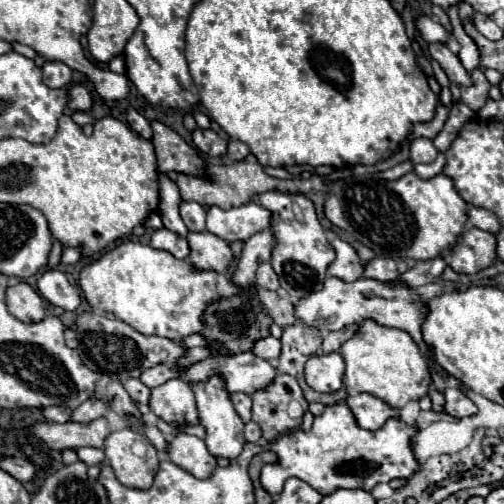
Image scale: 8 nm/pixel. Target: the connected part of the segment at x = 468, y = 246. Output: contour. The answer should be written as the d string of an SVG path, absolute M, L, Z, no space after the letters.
M473 227L463 233L463 239L455 245L451 257L451 269L455 273L477 273L489 267L497 259L497 239L493 233Z

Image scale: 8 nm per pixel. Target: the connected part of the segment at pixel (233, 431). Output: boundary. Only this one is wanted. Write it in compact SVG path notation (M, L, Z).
M211 377L207 383L191 385L191 389L195 391L195 397L197 397L199 421L207 429L205 445L207 445L209 453L215 455L215 457L223 457L223 459L235 459L235 457L239 457L241 449L245 445L243 421L241 421L241 417L237 417L237 411L233 409L231 401L229 401L229 393L225 391L221 379L219 377Z

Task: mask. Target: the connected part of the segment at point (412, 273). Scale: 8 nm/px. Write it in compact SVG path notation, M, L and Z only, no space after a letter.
M435 257L435 259L429 259L429 261L419 261L413 269L409 269L407 273L403 273L399 277L399 281L405 281L409 287L419 287L419 285L425 285L425 283L431 283L435 281L437 277L441 277L441 273L445 271L447 263L441 259L441 257Z

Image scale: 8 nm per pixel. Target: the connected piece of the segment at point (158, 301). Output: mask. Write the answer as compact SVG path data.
M127 241L117 245L113 251L105 253L99 261L87 265L81 271L79 287L83 289L85 299L91 303L91 307L113 313L117 319L125 321L139 333L159 335L159 337L169 337L179 341L203 329L205 309L213 301L221 299L221 295L217 293L217 279L219 279L217 271L211 271L211 269L199 271L193 267L193 263L189 263L187 259L175 259L169 251L153 249L139 241Z

